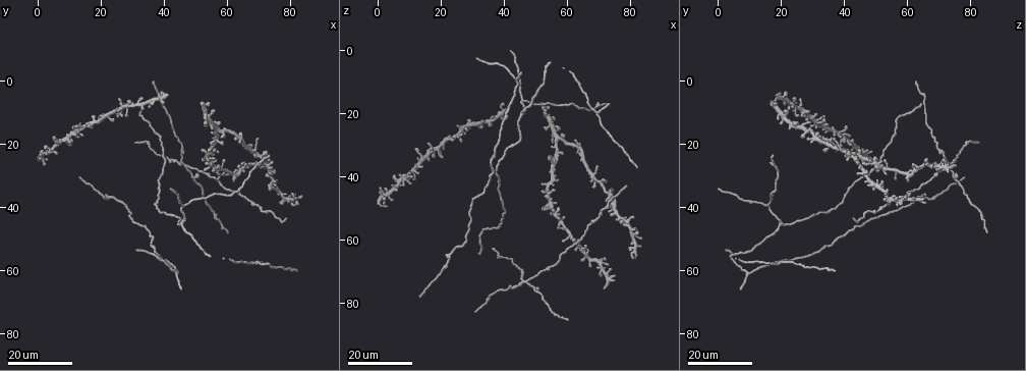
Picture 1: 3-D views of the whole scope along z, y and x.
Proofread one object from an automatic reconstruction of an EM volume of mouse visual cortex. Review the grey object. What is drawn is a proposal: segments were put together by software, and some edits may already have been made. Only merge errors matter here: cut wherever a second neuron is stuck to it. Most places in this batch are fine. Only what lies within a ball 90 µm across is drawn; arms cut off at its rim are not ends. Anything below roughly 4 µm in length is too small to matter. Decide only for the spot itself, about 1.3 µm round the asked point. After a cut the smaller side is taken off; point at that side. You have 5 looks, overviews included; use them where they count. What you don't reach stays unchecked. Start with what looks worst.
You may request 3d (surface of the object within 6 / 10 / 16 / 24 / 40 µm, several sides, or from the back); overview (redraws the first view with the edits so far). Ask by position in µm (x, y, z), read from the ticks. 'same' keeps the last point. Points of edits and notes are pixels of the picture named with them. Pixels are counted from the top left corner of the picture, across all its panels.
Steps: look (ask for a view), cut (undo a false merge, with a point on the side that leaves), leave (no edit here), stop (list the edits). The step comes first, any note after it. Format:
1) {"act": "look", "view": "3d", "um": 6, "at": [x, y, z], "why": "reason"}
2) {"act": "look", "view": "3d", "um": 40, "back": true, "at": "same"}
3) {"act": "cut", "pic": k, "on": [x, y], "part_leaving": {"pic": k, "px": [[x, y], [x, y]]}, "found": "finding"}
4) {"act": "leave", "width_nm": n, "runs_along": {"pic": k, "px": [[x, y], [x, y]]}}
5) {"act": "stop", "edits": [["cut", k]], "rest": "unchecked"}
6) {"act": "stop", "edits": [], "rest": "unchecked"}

{"act": "look", "view": "3d", "um": 24, "at": [46.5, 27.0, 74.0], "why": "small branch off a trunk"}

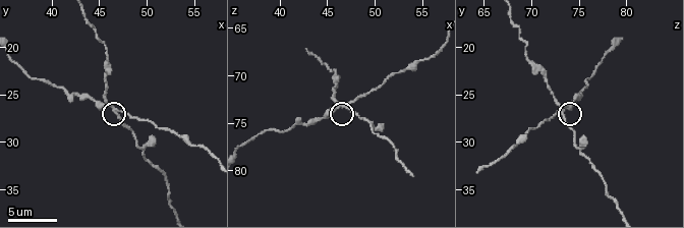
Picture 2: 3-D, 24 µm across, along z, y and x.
{"act": "look", "view": "3d", "um": 10, "at": [46.8, 27.4, 73.2], "why": "zoom in"}

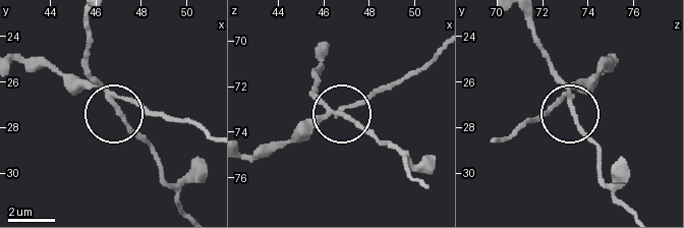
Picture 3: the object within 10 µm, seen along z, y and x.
{"act": "cut", "pic": 3, "on": [72, 82], "part_leaving": {"pic": 3, "px": [[108, 90], [153, 111], [193, 121], [211, 134]]}, "found": "a second neuron is stuck on"}

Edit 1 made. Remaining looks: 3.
{"act": "look", "view": "3d", "um": 16, "at": [70.0, 57.5, 20.5], "why": "a fork"}

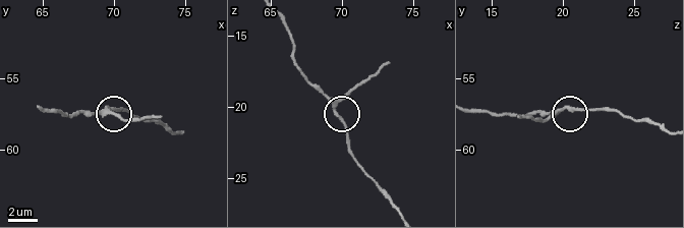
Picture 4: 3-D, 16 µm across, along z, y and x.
{"act": "look", "view": "3d", "um": 10, "at": [69.4, 57.2, 20.0]}

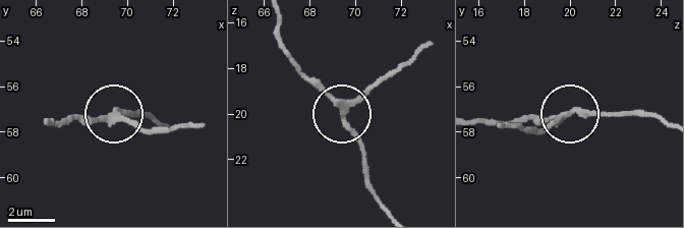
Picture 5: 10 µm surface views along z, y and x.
{"act": "leave", "arms": 3, "found": "all the same neuron"}

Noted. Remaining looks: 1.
{"act": "stop", "edits": [["cut", 3]], "rest": "unchecked"}

